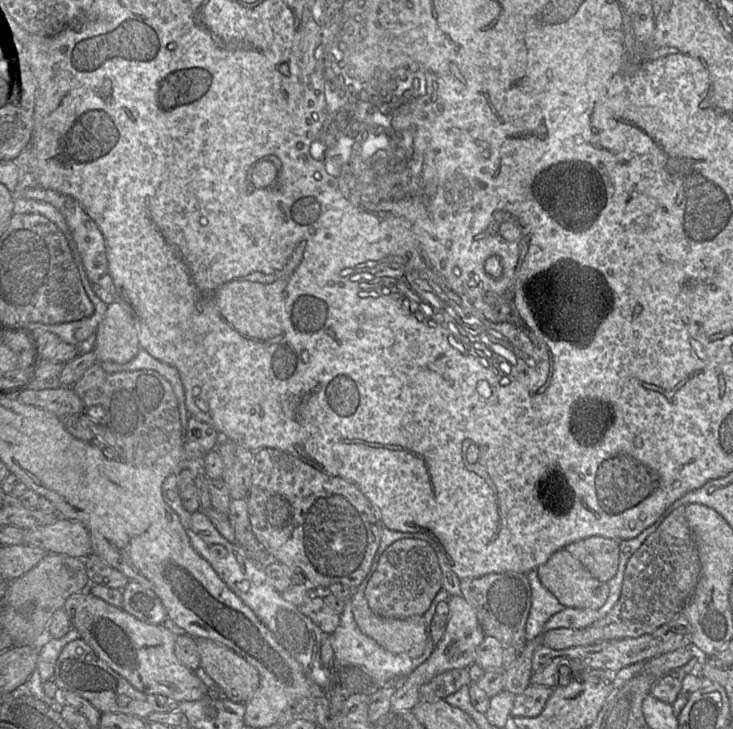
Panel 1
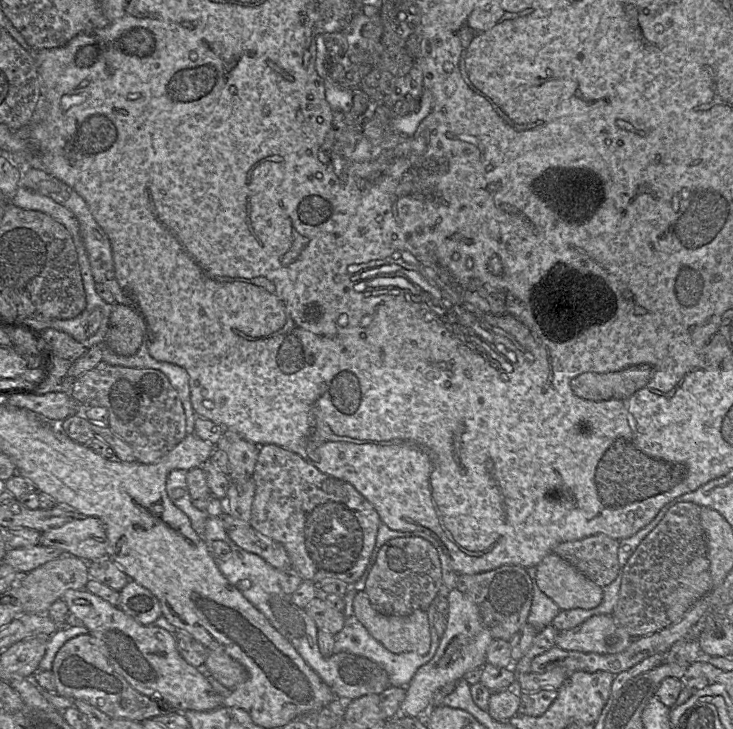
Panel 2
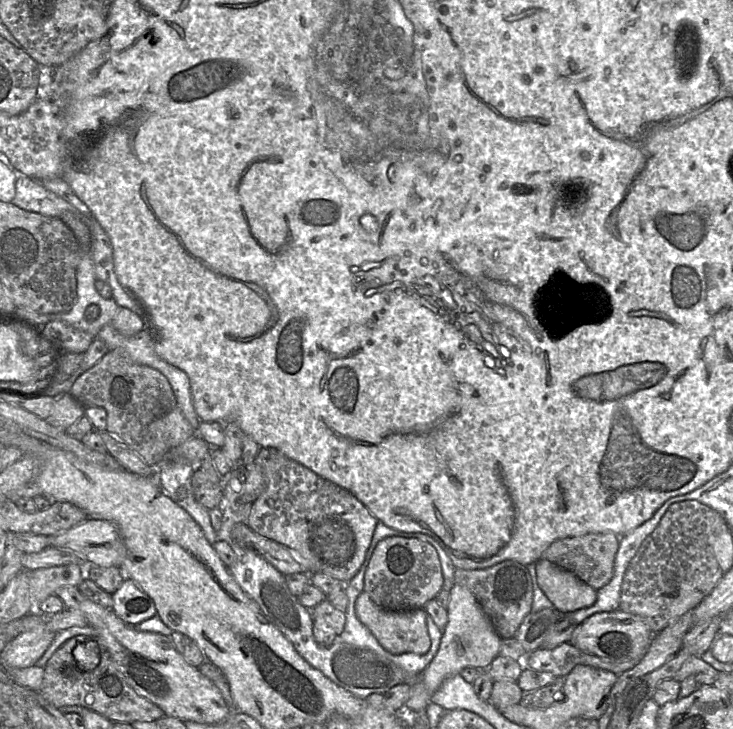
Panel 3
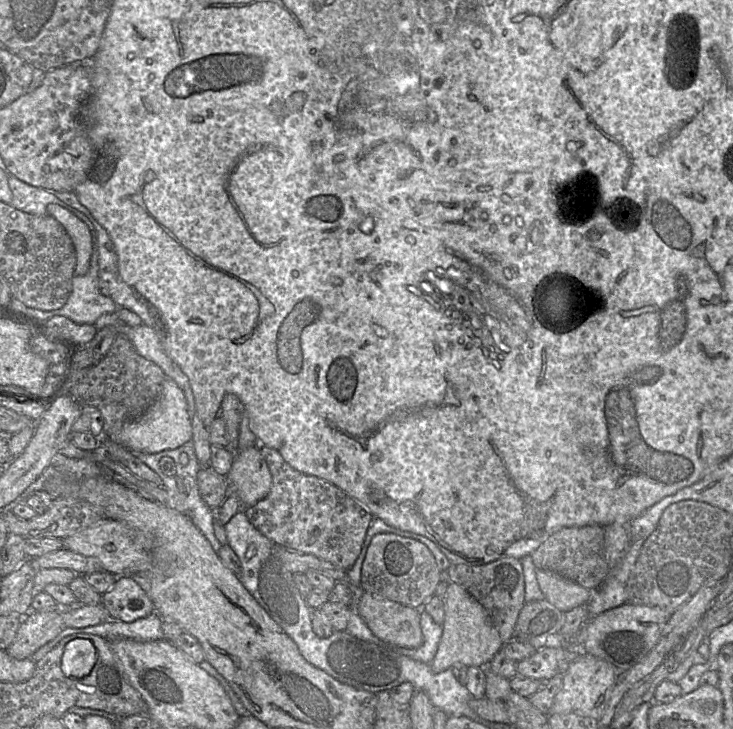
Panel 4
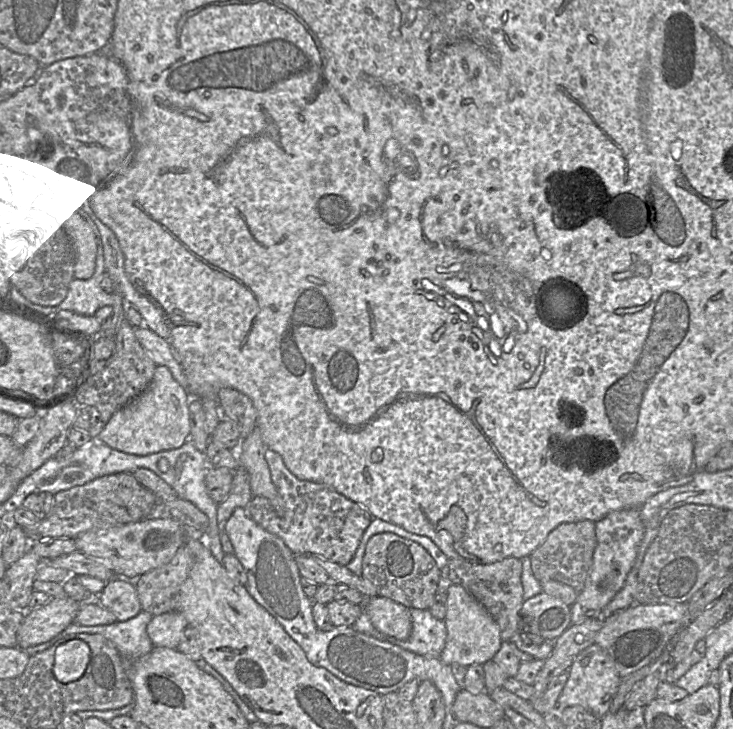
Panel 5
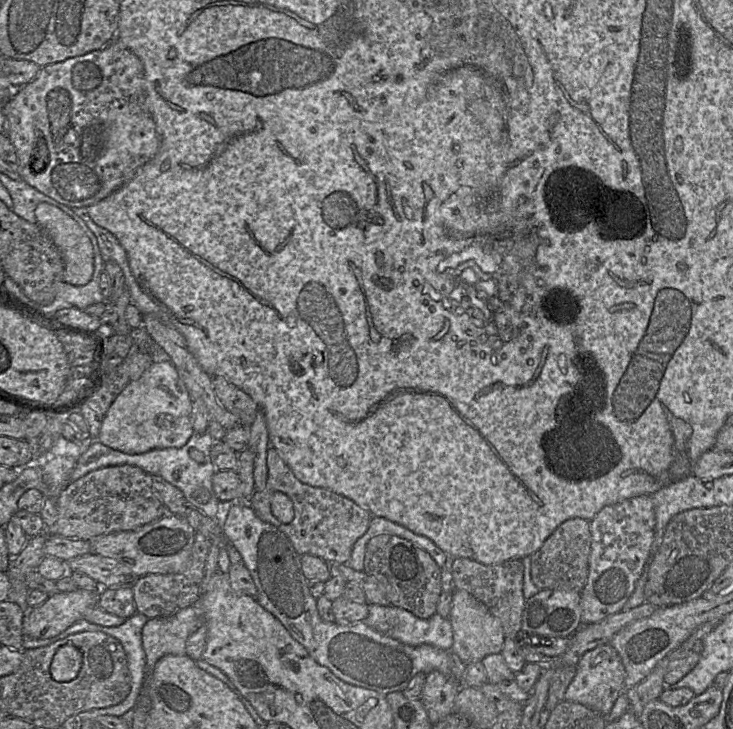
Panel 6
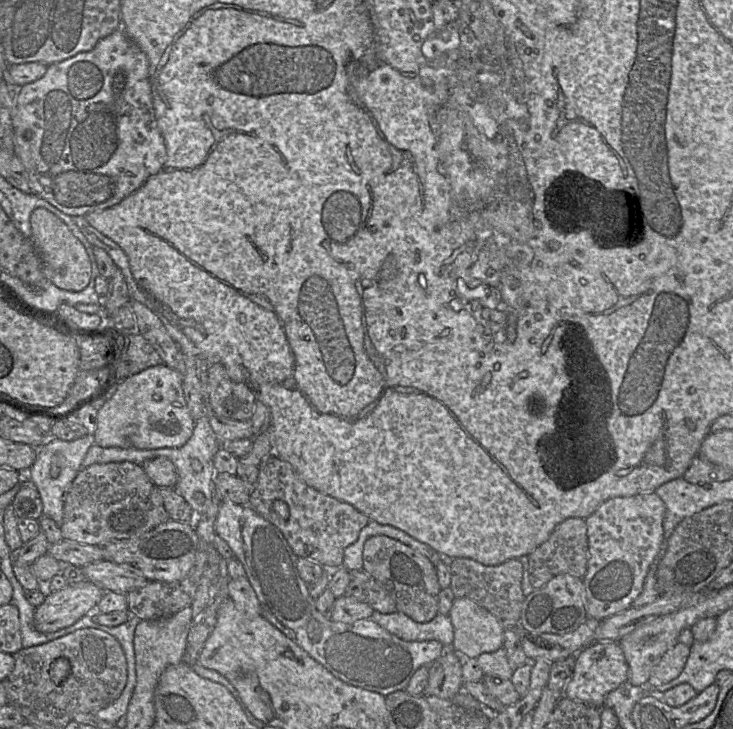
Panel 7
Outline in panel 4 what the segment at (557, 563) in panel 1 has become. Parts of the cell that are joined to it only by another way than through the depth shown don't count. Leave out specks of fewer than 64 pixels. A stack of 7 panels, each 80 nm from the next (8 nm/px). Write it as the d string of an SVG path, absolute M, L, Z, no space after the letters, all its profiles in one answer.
M537 569L536 578L545 599L562 612L587 604L591 591L550 570Z

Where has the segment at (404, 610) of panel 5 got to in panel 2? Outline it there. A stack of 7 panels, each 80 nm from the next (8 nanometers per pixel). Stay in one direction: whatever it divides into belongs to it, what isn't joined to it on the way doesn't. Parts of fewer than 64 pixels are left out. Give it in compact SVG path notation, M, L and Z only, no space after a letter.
M364 591L356 593L353 609L359 622L390 652L414 652L419 655L428 653L431 645L431 634L427 611L416 610L405 616L382 614L371 605L368 595Z

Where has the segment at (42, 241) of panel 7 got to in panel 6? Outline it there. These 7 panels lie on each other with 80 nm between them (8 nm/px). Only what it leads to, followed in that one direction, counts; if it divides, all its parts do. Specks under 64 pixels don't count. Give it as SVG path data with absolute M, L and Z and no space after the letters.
M40 203L35 209L37 225L39 225L59 250L63 262L63 282L74 285L86 285L93 276L94 256L93 246L80 225L65 212L48 203Z

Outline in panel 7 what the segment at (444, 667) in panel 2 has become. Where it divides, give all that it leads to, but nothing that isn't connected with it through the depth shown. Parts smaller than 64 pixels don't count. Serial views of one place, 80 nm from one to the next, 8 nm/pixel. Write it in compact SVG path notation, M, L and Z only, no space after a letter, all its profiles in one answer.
M455 598L449 617L454 629L452 648L462 659L477 658L503 647L505 628L471 599Z

